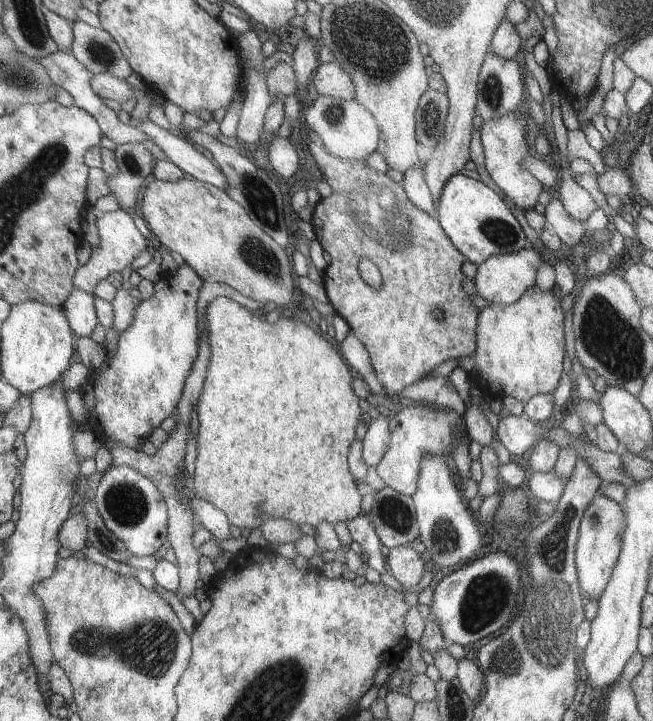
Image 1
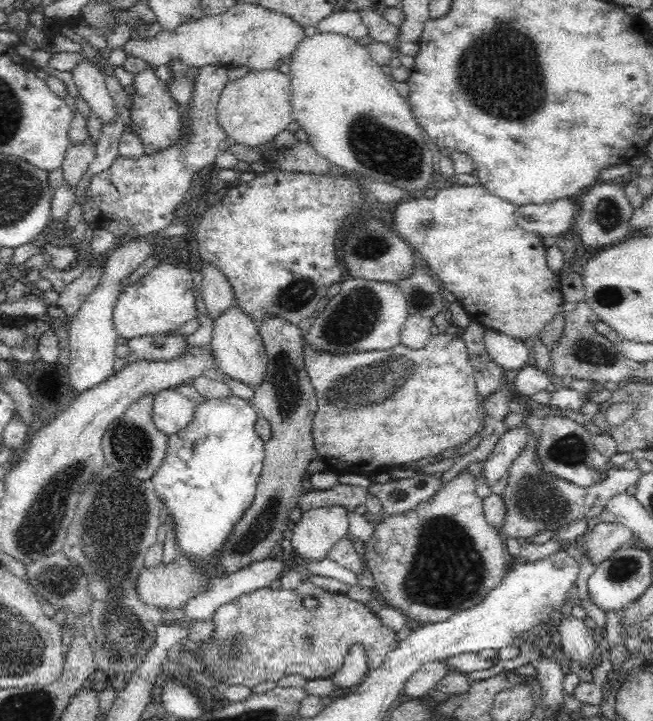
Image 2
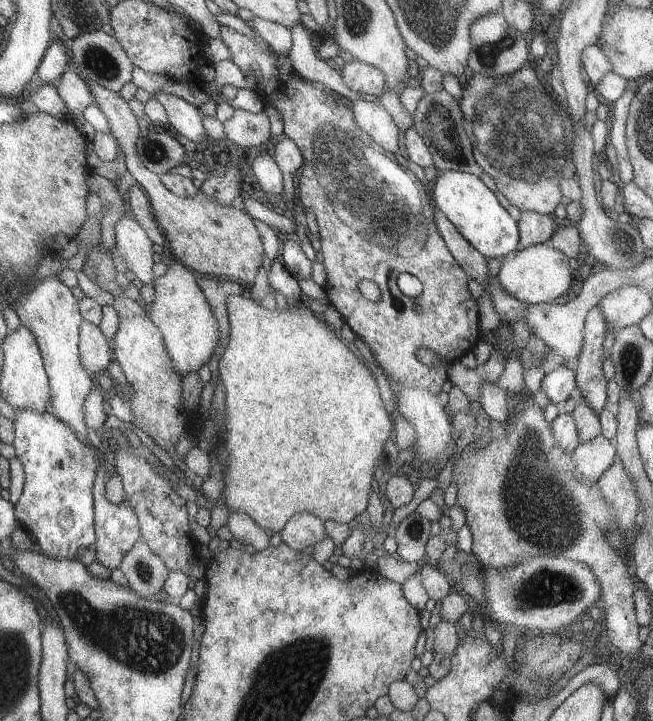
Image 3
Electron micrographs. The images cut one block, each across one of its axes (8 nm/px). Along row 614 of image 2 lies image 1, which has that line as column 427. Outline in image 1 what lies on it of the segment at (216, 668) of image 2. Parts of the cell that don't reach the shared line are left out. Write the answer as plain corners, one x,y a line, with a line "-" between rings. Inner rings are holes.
304,127
304,133
308,150
321,168
322,178
333,188
330,196
320,199
311,220
319,244
332,258
322,276
323,284
333,308
346,319
369,352
382,388
390,397
395,397
407,386
423,378
433,377
434,372
446,364
446,360
471,357
477,350
478,307
470,302
462,288
462,269
466,258
442,228
437,217
418,208
409,199
402,183
371,168
368,160
343,159
333,155
327,151
317,132
-
362,259
370,259
378,266
382,277
382,286
378,290
366,284
361,277
-
434,308
441,310
442,320
434,318

